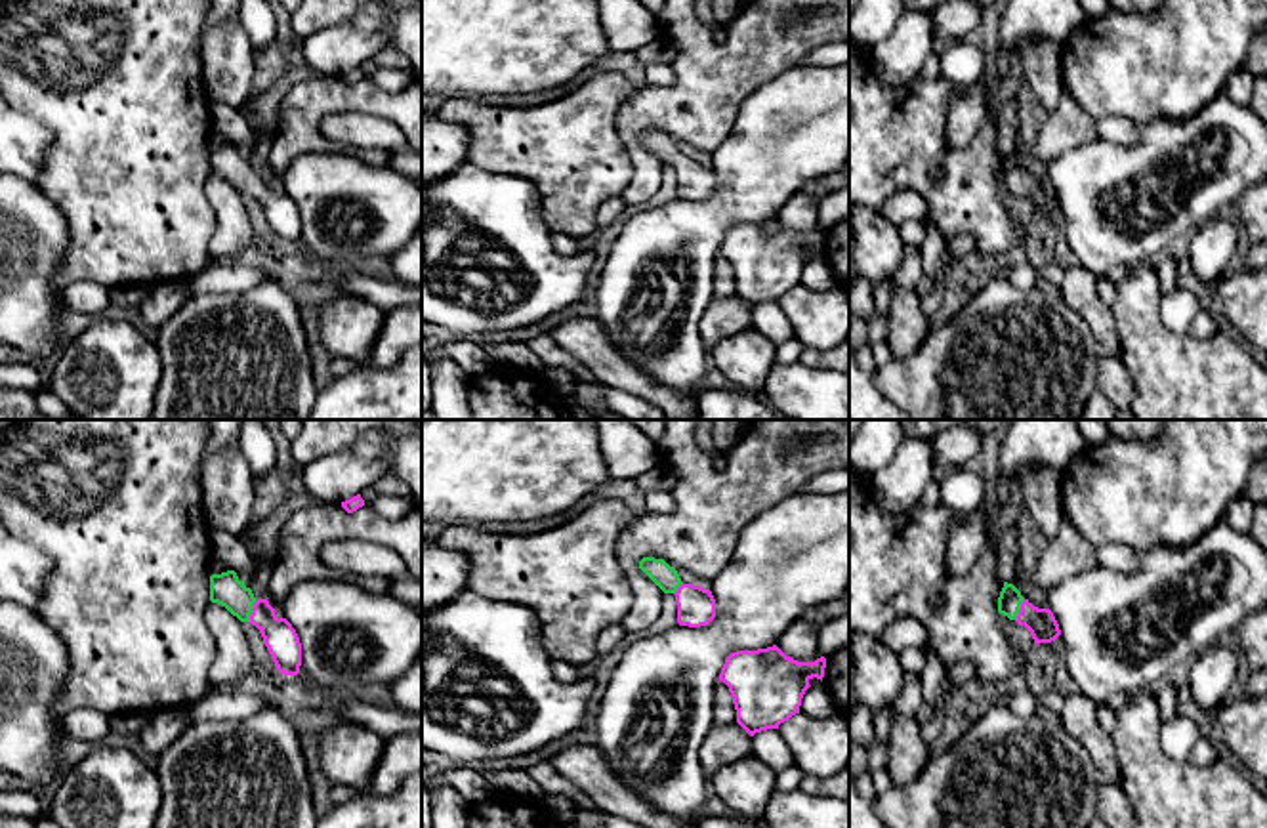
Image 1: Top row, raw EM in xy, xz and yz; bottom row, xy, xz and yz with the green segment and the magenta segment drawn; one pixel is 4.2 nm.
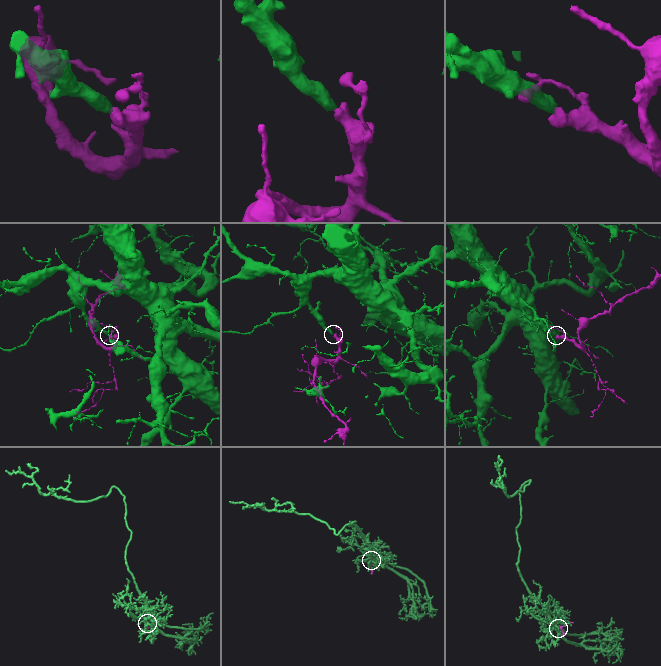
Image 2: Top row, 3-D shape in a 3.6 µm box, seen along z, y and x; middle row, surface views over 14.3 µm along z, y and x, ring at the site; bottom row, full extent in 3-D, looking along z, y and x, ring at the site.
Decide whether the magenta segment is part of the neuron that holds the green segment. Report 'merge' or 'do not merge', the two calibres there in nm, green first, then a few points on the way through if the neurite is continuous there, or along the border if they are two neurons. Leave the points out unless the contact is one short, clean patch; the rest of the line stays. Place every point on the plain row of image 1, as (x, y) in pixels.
merge; 100 nm thick on the green side, 120 nm on the other; runs through yz (1010, 172), (1017, 182), (1040, 195)

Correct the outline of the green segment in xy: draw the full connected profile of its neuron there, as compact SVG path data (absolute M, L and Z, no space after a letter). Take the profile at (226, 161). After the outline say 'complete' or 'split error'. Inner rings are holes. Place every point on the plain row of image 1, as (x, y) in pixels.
M235 143L210 149L210 174L260 202L279 246L300 246L301 216L296 202L286 191L275 187L267 172L256 172Z | split error

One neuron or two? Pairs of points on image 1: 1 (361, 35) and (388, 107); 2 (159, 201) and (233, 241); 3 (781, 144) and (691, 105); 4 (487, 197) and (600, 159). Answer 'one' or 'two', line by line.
1: two
2: two
3: two
4: two

